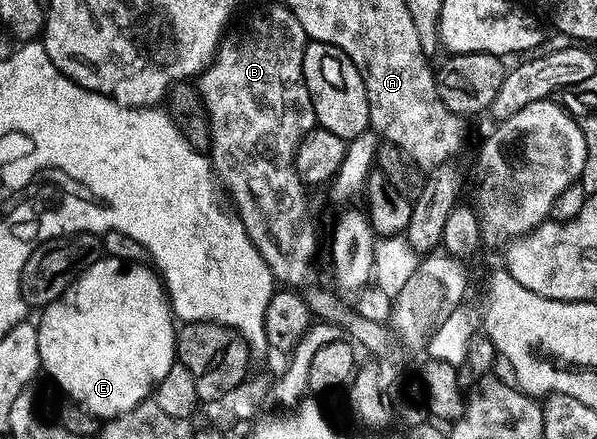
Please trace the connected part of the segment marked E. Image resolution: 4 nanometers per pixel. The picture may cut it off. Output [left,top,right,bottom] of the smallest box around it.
[35,256,175,419]

